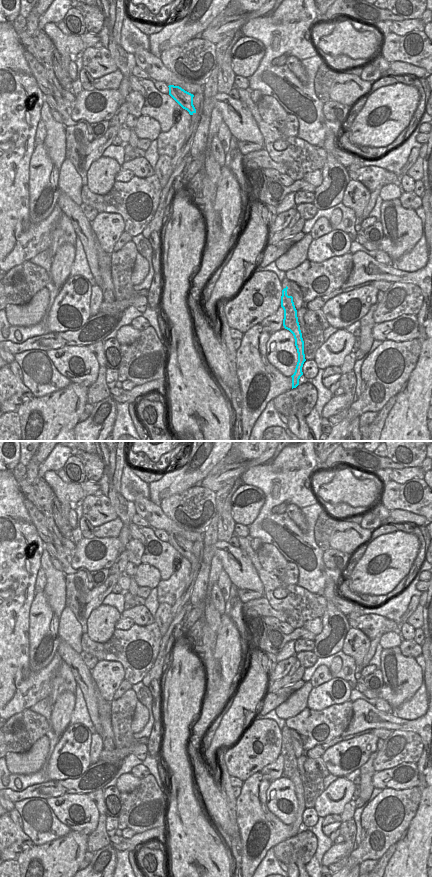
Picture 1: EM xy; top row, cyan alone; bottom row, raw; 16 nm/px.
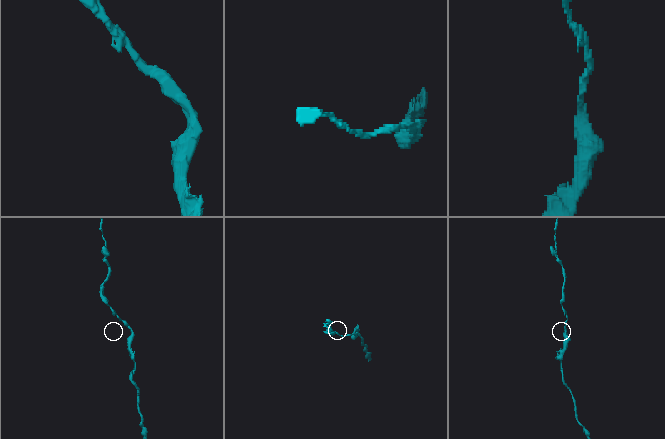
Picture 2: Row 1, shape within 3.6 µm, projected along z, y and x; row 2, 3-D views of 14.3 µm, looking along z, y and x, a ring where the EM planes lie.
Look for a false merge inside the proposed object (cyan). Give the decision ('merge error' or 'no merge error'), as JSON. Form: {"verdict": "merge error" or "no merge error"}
{"verdict": "merge error"}

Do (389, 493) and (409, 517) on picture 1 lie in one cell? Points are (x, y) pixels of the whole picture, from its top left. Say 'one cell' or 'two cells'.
two cells

